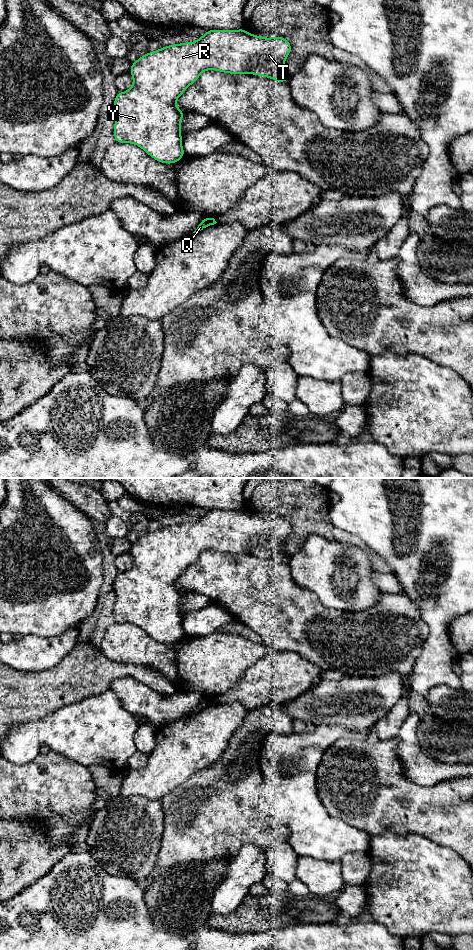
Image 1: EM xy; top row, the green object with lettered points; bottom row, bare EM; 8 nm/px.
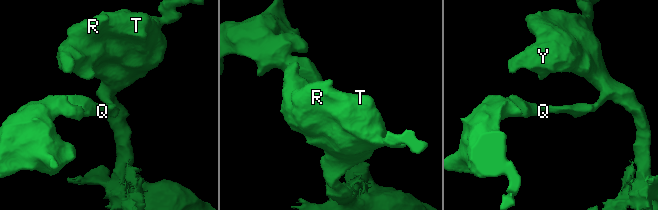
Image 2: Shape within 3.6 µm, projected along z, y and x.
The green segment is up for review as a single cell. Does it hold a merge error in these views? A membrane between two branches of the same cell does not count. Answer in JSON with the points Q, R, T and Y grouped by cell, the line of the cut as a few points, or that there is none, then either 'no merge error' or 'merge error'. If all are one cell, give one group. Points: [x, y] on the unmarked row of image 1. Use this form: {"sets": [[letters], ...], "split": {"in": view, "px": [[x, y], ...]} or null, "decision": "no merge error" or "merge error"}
{"sets": [["Q"], ["R", "T", "Y"]], "split": {"in": "xy", "px": [[210, 698], [208, 705]]}, "decision": "merge error"}

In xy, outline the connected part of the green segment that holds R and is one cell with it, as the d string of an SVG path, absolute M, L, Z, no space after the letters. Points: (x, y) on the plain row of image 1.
M244 508L207 510L194 522L172 524L145 533L131 545L129 550L133 557L131 568L125 572L117 572L114 579L115 622L135 624L158 642L177 643L185 635L181 615L181 601L185 592L176 586L176 581L204 551L216 550L233 555L247 553L280 563L288 562L289 557L284 551L284 543L290 533L289 520L281 516L259 517Z

